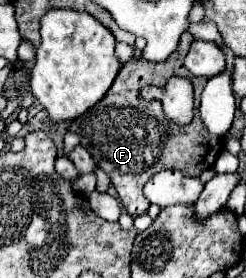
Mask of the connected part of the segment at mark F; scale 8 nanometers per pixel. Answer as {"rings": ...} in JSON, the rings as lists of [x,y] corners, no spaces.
{"rings":[[[189,32],[181,34],[181,54],[173,52],[167,62],[155,64],[143,58],[139,60],[133,58],[127,64],[123,64],[109,92],[91,110],[87,110],[83,116],[71,122],[69,130],[81,136],[81,144],[95,158],[99,168],[103,168],[109,174],[123,208],[131,216],[139,216],[147,212],[149,200],[143,196],[143,186],[153,174],[165,168],[177,168],[187,176],[201,176],[203,170],[215,166],[217,156],[223,152],[223,138],[211,136],[197,112],[191,124],[175,126],[173,132],[161,132],[157,136],[157,132],[151,132],[151,116],[160,124],[164,123],[165,114],[162,104],[158,100],[145,102],[143,98],[139,98],[139,90],[143,86],[153,84],[153,86],[163,87],[169,76],[189,74],[183,66],[183,58],[189,50],[191,40],[193,36]]]}

